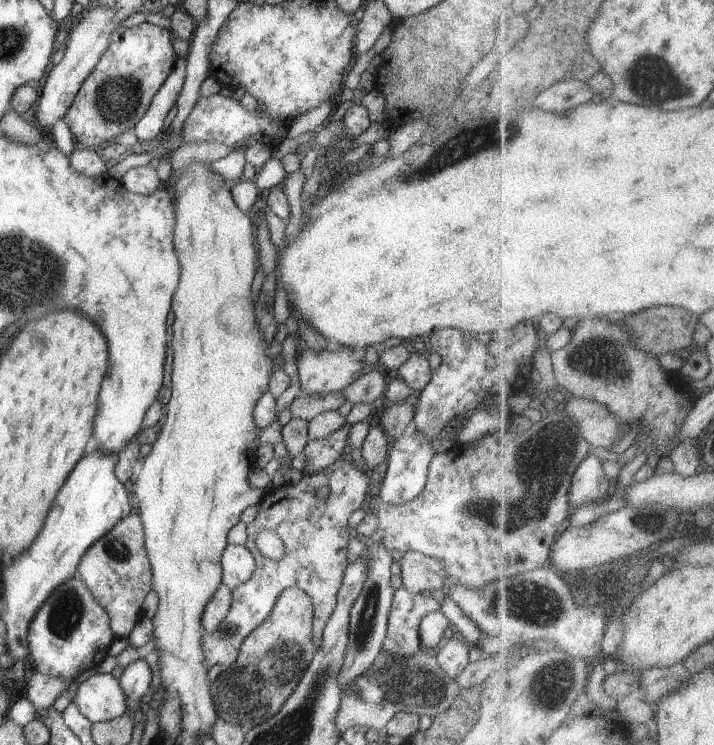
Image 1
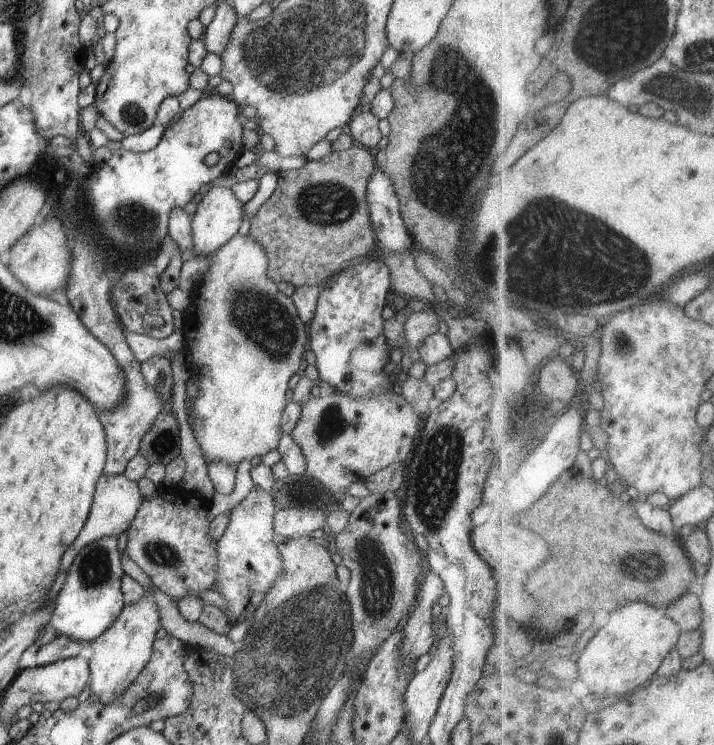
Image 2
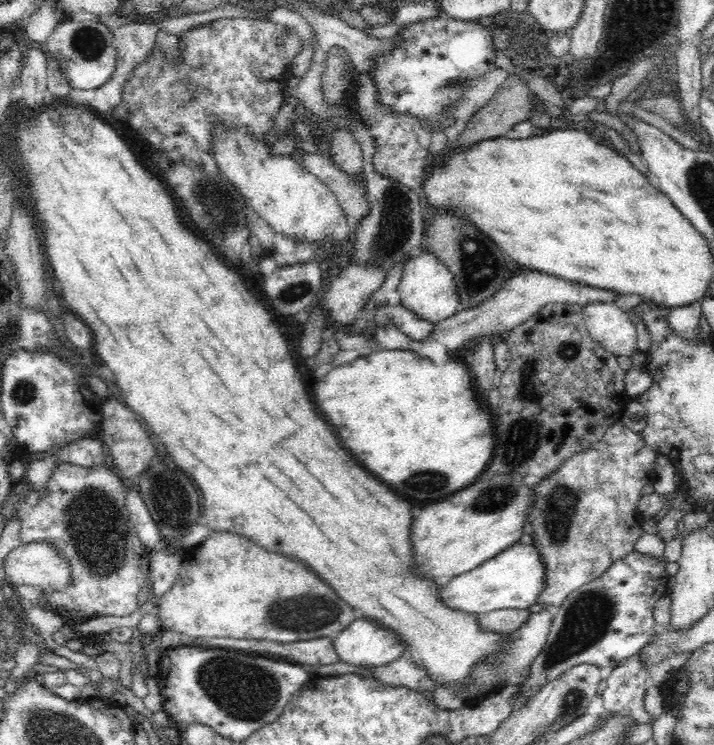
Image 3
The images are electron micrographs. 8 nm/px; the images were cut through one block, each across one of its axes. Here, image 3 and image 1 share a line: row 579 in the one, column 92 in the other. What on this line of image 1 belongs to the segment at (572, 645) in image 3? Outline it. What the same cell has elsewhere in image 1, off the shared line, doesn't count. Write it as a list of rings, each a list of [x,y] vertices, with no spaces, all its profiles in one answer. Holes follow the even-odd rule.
[[[75,573],[72,578],[62,582],[58,588],[54,588],[50,598],[42,604],[42,608],[38,608],[34,620],[31,620],[27,634],[28,658],[36,672],[76,679],[85,670],[98,667],[109,656],[110,645],[114,642],[114,637],[106,608],[98,604],[90,588],[86,588],[86,584]]]

